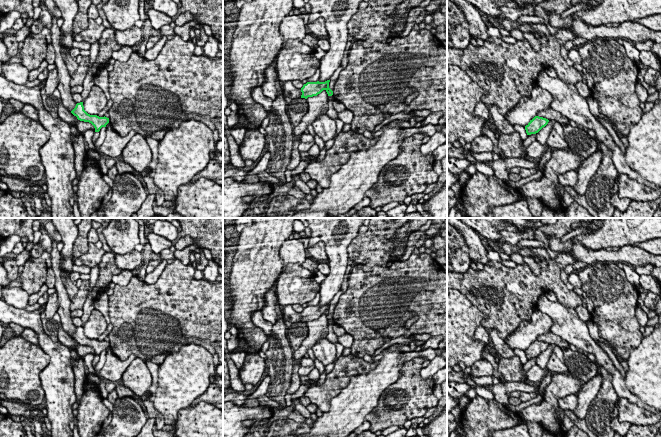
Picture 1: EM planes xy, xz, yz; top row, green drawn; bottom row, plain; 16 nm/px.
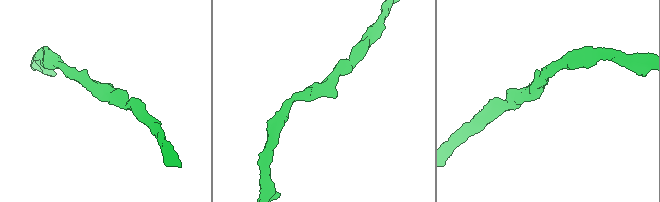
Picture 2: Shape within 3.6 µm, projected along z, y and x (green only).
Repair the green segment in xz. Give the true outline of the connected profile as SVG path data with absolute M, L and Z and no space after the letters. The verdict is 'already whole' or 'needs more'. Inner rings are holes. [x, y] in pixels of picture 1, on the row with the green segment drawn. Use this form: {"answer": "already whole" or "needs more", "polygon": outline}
{"answer": "already whole", "polygon": "M327 80L325 82L307 82L303 85L301 88L301 98L307 99L308 97L317 96L320 94L323 90L325 90L328 94L328 96L333 95L333 91L329 88L329 82L330 80Z"}

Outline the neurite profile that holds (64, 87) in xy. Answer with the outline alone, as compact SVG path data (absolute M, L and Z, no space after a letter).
M52 16L52 25L50 28L51 31L51 44L55 51L55 66L57 67L59 84L57 89L60 91L62 104L70 112L75 108L76 102L72 98L71 94L71 75L68 72L67 66L64 62L64 59L61 54L61 32L60 28L57 25L57 18Z

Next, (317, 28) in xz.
M318 18L312 23L308 21L306 26L314 36L328 36L328 32L325 27L325 20L323 18Z

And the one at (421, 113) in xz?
M416 110L416 111L411 111L408 114L398 113L398 114L390 115L389 118L384 119L382 123L377 125L375 127L375 129L372 131L372 133L379 131L384 126L386 126L388 123L390 123L391 121L394 121L394 120L409 121L414 116L426 118L430 114L431 114L431 111L429 111L429 110Z

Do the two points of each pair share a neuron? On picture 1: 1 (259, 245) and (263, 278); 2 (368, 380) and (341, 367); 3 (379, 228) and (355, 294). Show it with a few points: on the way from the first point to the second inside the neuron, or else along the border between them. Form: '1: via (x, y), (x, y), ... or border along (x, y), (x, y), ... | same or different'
1: via (259, 253), (259, 270) | same
2: border along (377, 362), (373, 369), (352, 375), (340, 391) | different
3: border along (357, 263), (368, 266), (385, 266) | different

